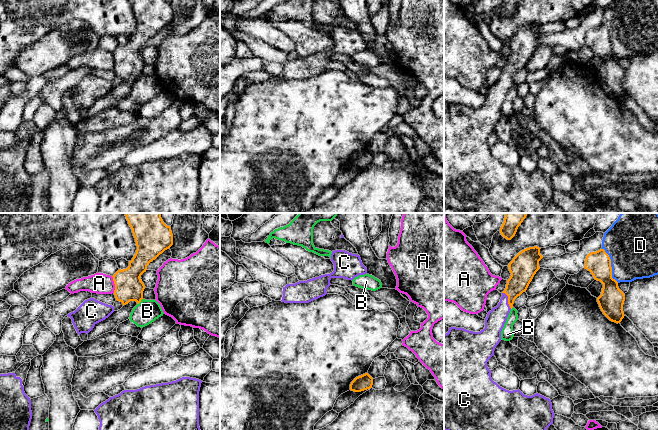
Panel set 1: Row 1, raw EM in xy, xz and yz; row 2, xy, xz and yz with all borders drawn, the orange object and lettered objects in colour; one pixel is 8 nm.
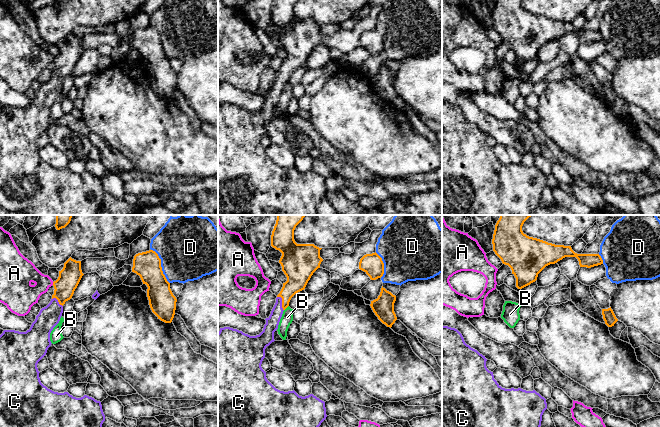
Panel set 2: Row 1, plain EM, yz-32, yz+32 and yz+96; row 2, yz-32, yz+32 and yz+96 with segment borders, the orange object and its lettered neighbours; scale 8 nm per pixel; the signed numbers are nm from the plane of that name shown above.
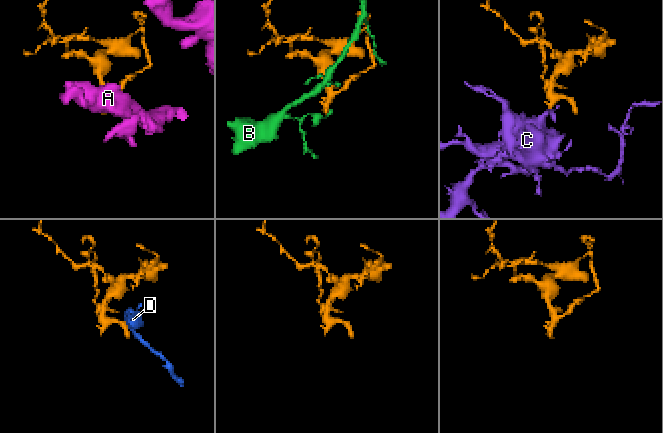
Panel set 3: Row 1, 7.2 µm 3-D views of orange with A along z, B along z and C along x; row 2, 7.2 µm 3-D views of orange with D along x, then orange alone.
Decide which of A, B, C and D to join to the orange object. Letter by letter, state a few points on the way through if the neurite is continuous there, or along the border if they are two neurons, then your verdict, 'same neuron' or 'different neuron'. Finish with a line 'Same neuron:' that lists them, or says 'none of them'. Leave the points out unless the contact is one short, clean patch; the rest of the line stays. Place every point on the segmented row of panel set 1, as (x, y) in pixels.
A: border along xy (111, 276), (114, 282), (114, 292); different neuron
B: border along xy (142, 298), (137, 304); different neuron
C: runs through yz (522, 273), (508, 300), (496, 318); same neuron
D: border along yz (602, 248), (610, 259), (611, 276), (618, 282); different neuron
Same neuron: C

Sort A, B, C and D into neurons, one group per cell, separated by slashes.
A / B / C / D

